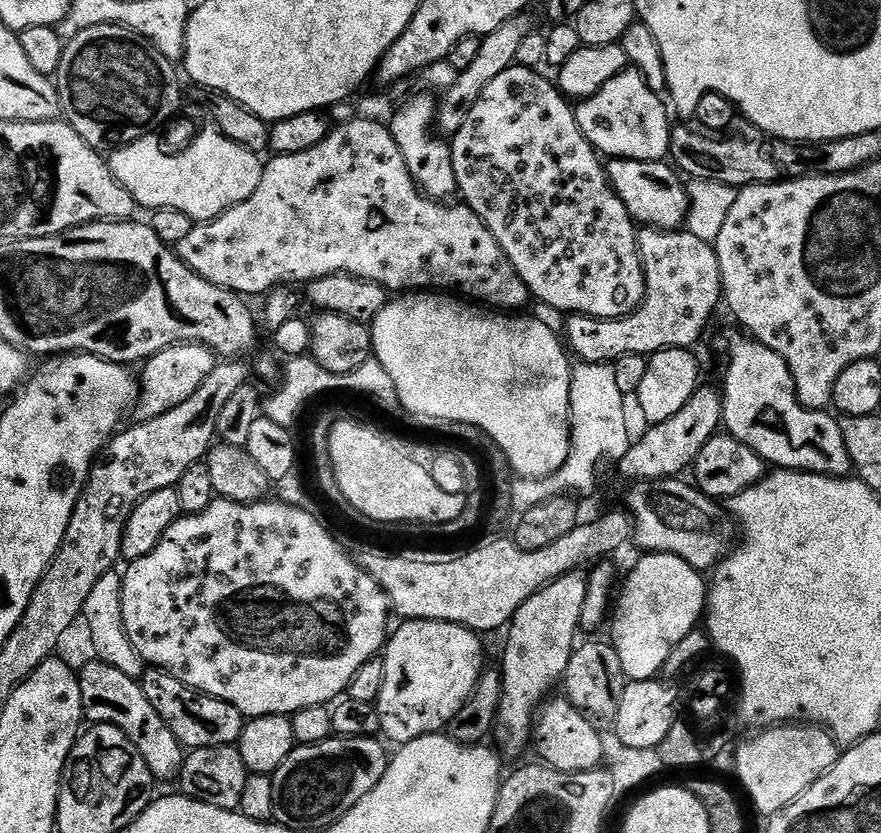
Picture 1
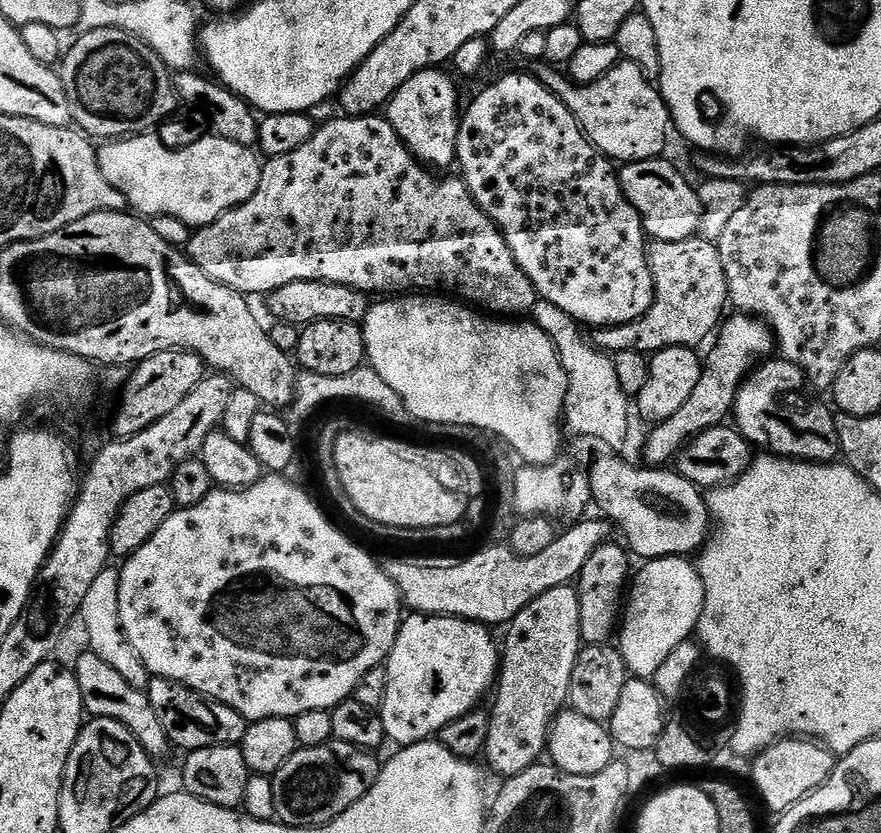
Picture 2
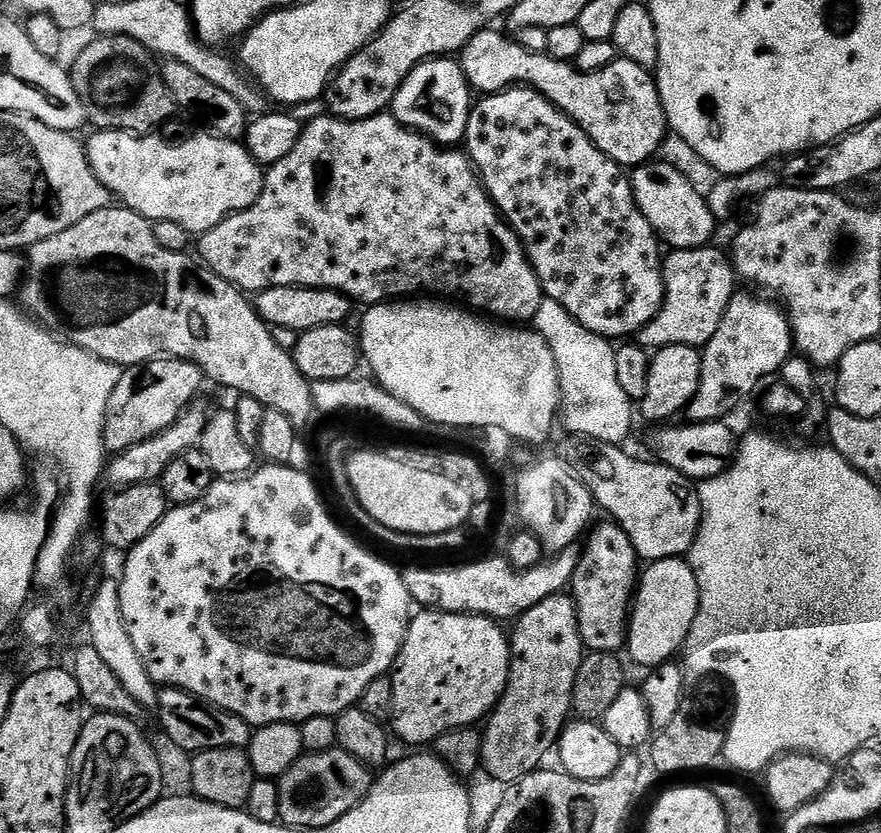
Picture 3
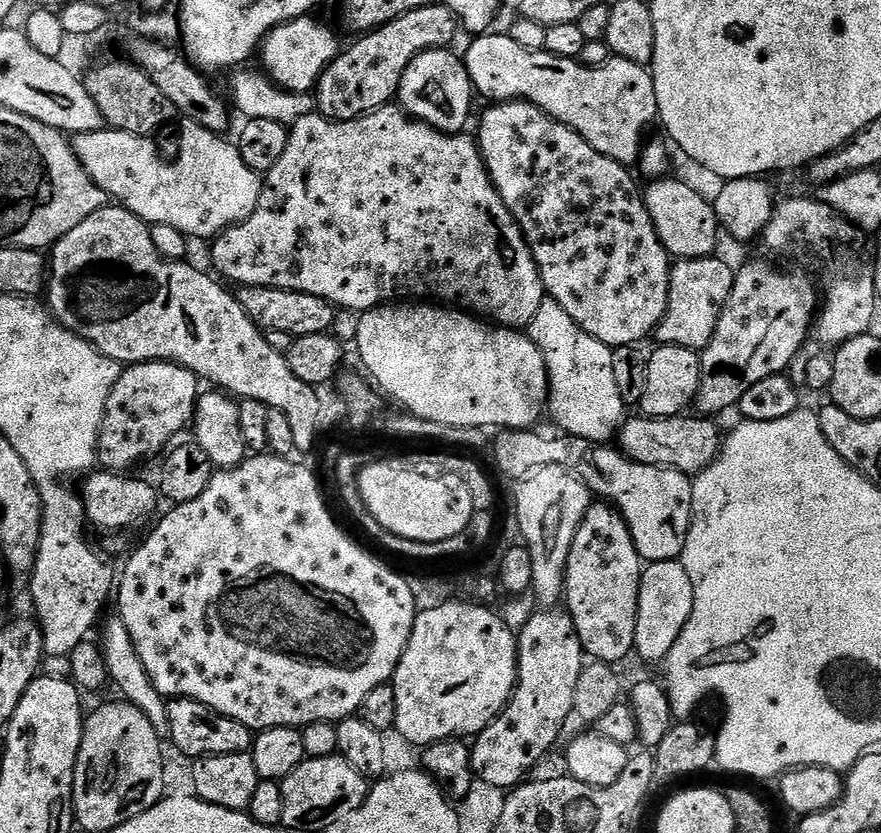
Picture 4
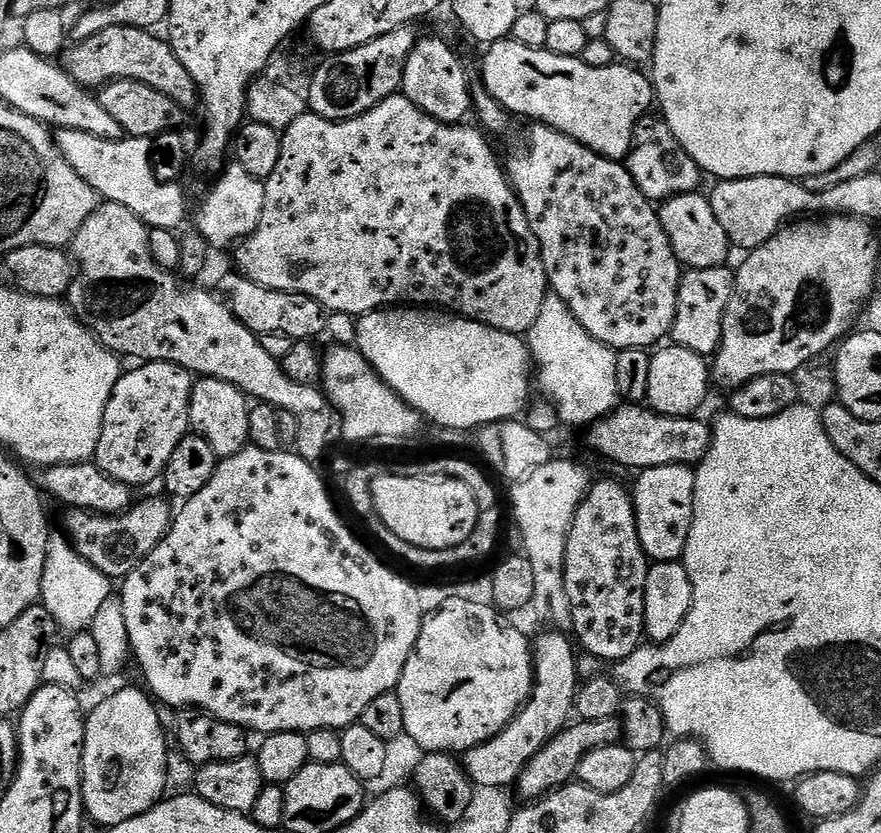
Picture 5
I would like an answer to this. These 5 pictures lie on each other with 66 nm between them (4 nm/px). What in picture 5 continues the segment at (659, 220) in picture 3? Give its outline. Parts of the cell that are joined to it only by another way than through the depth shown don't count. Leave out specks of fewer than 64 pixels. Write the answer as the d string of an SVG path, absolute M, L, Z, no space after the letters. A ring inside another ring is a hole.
M699 191L670 196L659 205L660 221L670 238L670 246L685 269L722 268L729 263L730 241L722 222L718 222L715 203Z

